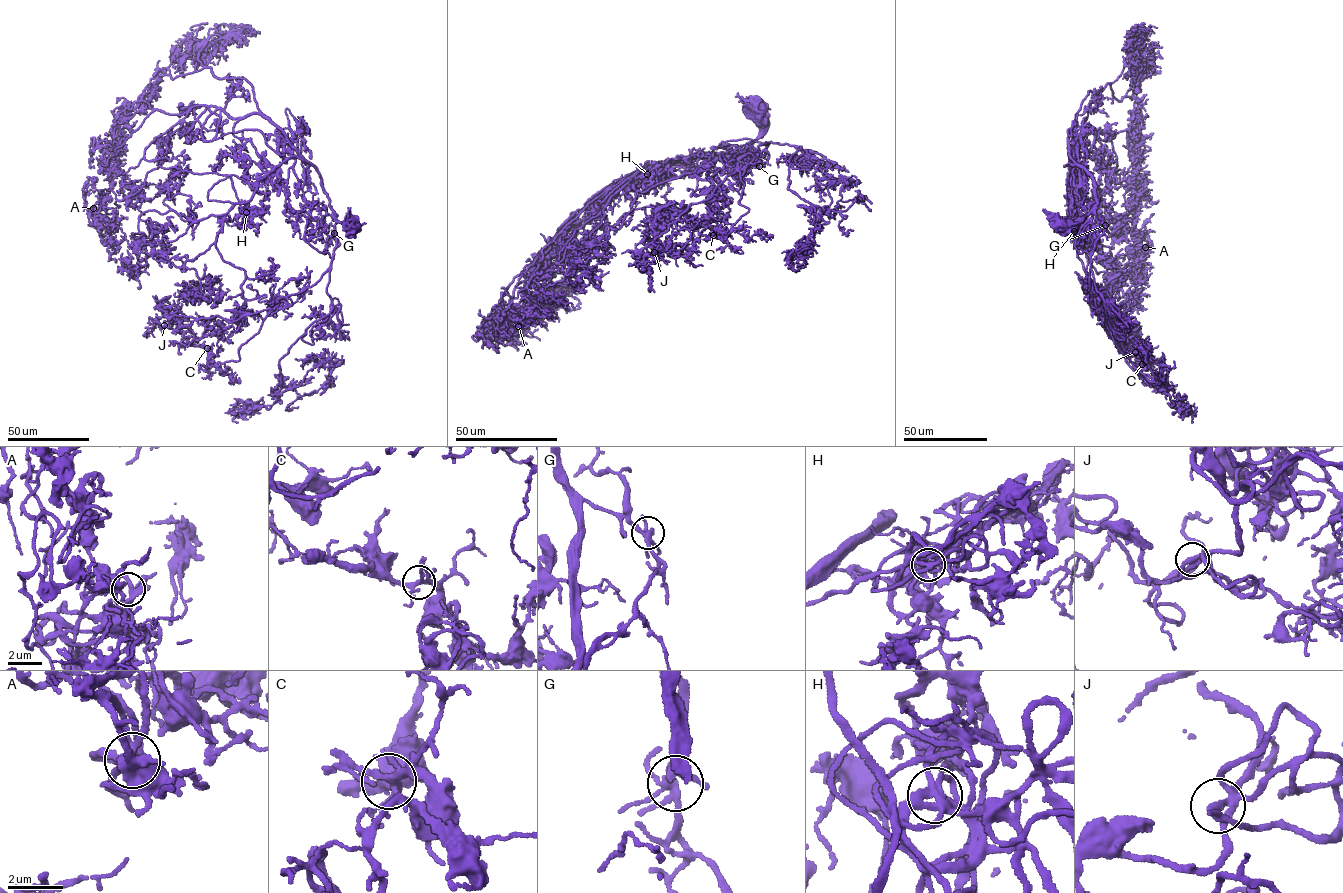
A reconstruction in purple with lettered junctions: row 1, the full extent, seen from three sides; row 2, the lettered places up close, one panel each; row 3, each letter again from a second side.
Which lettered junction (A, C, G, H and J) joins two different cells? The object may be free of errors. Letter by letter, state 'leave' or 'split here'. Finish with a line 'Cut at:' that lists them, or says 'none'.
A: leave
C: leave
G: leave
H: leave
J: leave
Cut at: none

